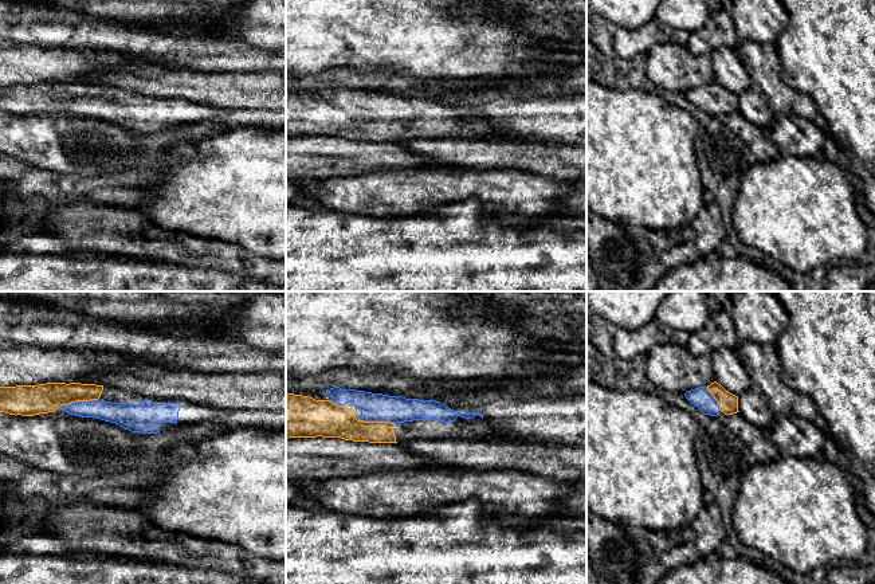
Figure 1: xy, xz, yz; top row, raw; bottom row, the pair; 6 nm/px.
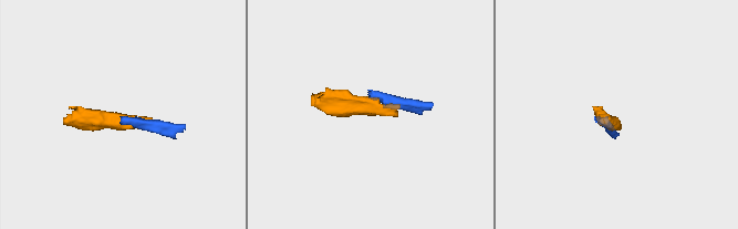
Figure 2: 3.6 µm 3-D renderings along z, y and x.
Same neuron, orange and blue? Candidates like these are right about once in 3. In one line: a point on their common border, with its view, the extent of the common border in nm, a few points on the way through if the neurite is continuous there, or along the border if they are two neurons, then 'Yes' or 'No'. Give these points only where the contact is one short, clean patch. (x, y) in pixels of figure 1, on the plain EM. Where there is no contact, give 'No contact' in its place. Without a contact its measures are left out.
Touches orange at xy (79, 100). Shared border 220 nm. Path across: xy (38, 98), (79, 100), (91, 106), (114, 112). Yes

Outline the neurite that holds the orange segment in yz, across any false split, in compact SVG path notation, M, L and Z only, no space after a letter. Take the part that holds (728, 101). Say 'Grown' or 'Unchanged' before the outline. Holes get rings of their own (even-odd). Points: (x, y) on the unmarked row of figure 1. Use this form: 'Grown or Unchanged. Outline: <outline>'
Grown. Outline: M717 81L707 86L699 86L684 93L686 98L698 106L705 114L717 115L722 110L733 114L738 110L738 95L726 90Z

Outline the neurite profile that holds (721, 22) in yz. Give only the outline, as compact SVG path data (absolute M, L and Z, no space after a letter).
M723 9L711 12L707 24L699 31L699 35L706 39L713 48L719 46L737 48L739 43L731 12Z

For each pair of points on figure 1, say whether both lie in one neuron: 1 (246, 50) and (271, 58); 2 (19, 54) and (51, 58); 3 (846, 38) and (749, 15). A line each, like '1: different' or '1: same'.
1: same
2: same
3: different

